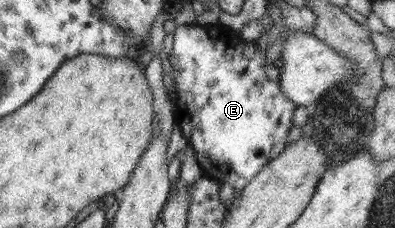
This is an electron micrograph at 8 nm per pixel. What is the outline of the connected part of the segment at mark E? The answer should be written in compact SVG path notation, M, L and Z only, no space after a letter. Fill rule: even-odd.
M184 24L176 25L173 41L173 49L171 54L168 55L169 61L173 67L173 77L175 77L175 91L177 91L177 98L175 98L174 105L176 107L176 121L180 130L183 132L184 137L188 144L194 149L195 157L200 165L202 173L207 177L212 177L219 183L231 183L235 192L235 199L233 199L233 205L237 198L242 193L243 188L261 171L261 168L267 165L270 160L275 159L284 149L287 144L288 135L291 128L294 126L294 111L296 105L289 102L289 99L285 99L285 95L281 93L279 85L279 74L281 71L282 61L275 60L274 62L267 62L265 60L265 51L267 51L268 45L261 40L255 40L252 42L245 41L238 36L238 33L234 29L227 26L217 24L206 24L201 26L197 24Z

